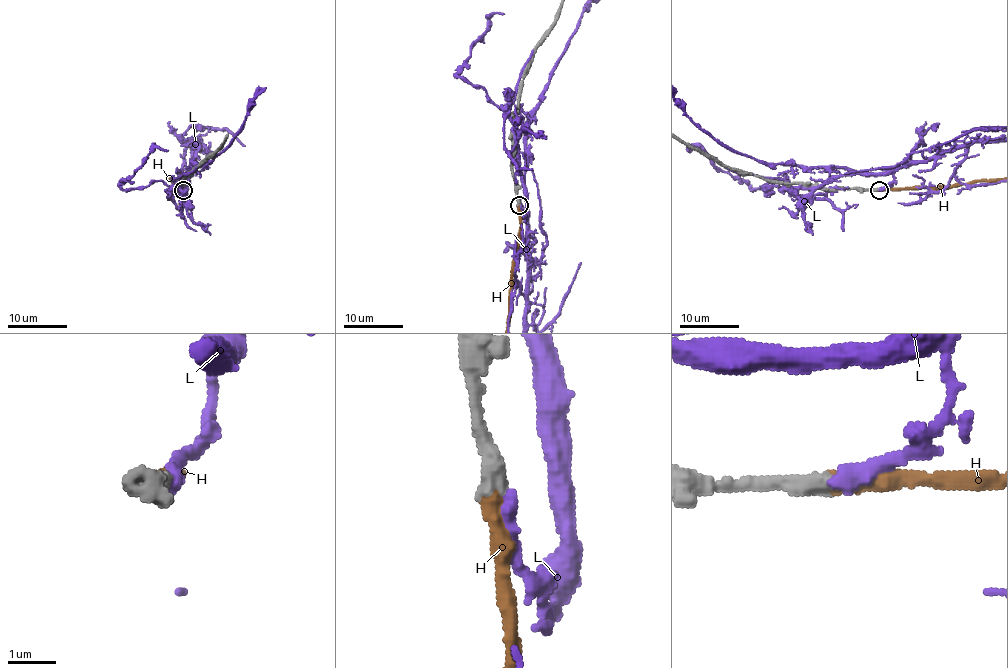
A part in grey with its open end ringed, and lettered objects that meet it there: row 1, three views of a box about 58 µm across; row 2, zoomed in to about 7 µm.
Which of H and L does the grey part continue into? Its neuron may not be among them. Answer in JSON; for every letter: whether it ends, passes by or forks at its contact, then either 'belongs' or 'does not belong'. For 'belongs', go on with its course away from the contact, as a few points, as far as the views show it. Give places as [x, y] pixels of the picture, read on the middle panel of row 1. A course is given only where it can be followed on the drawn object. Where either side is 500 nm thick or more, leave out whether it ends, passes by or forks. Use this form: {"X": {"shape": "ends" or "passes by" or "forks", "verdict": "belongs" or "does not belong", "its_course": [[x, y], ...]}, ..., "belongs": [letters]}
{"H": {"shape": "ends", "verdict": "belongs"}, "L": {"shape": "ends", "verdict": "does not belong"}, "belongs": ["H"]}

